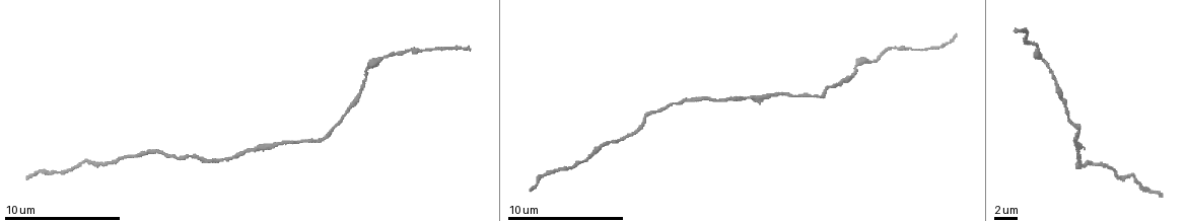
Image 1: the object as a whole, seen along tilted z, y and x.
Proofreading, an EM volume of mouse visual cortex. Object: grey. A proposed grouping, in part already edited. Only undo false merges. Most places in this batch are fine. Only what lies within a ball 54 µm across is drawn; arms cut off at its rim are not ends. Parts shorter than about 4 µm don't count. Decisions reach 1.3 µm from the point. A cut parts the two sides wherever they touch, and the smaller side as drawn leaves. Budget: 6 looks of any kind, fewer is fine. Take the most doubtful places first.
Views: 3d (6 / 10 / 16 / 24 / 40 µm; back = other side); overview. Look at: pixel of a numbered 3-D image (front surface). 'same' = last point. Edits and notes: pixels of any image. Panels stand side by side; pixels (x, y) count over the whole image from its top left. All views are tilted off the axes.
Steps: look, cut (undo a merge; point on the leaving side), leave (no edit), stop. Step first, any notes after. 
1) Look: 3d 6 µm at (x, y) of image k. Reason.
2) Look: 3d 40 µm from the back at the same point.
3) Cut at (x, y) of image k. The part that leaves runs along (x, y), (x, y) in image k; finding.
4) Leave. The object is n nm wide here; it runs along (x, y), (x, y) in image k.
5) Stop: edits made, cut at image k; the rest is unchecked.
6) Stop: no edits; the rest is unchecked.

Look: 3d 10 µm at (586, 157) of image 1. Sudden change in width.

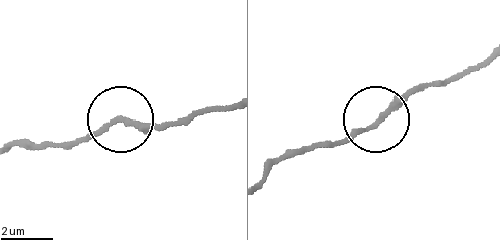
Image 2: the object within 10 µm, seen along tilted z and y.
Look: 3d 10 µm from the back at (378, 122) of image 2.

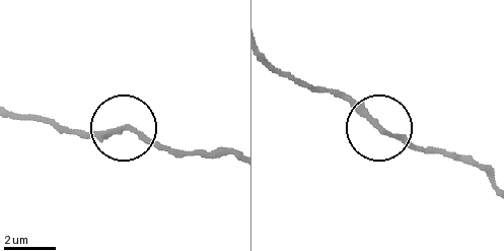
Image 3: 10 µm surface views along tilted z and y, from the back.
Leave. It runs along (271, 61), (303, 82), (349, 96), (424, 151) in image 3; continuous, no second cell.

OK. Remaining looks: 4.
Look: 3d 6 µm at (385, 55) of image 1. Sudden change in width.

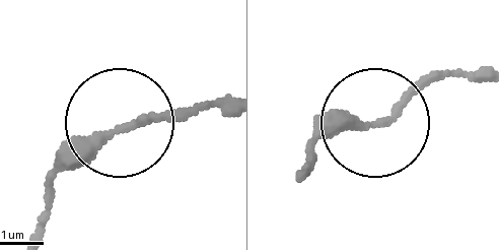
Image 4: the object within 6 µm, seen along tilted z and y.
Look: 3d 6 µm from the back at (382, 122) of image 4.

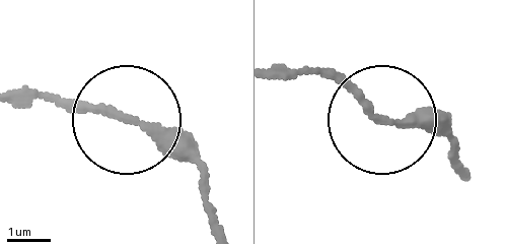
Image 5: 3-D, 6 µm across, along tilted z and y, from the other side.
Leave. It runs along (468, 175), (446, 135), (383, 123), (301, 68) in image 5; all the same cell.

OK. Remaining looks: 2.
Look: 3d 10 µm at (759, 100) of image 1.

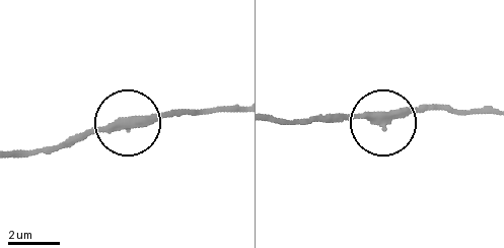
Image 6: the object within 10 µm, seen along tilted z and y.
Leave. The side arm is 25 µm long; it runs along (381, 120), (379, 125), (310, 115) in image 6; one cell here.

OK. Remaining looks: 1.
Stop: no edits; the rest is unchecked.

